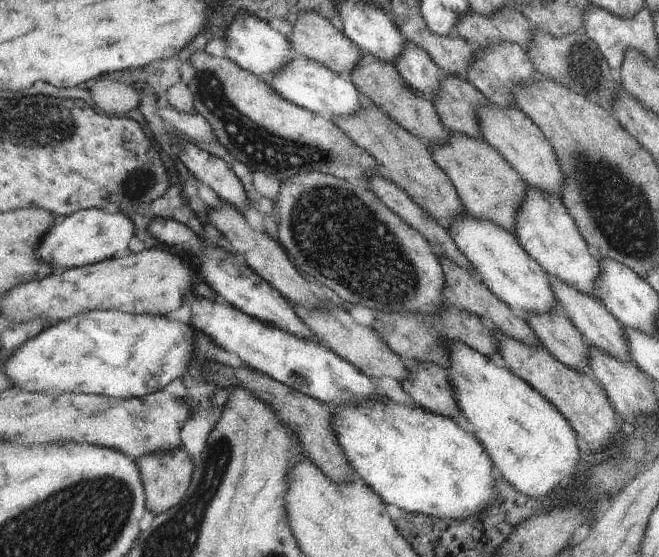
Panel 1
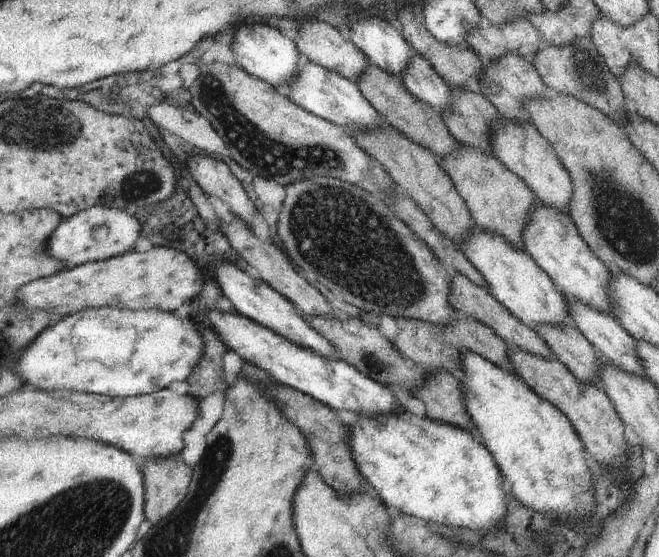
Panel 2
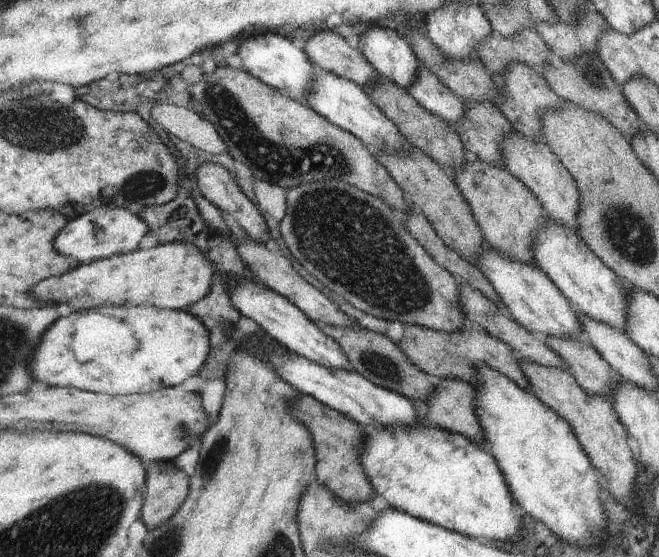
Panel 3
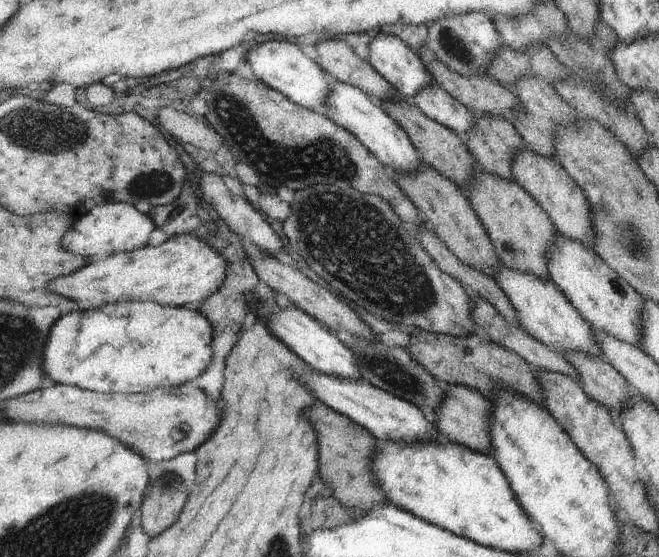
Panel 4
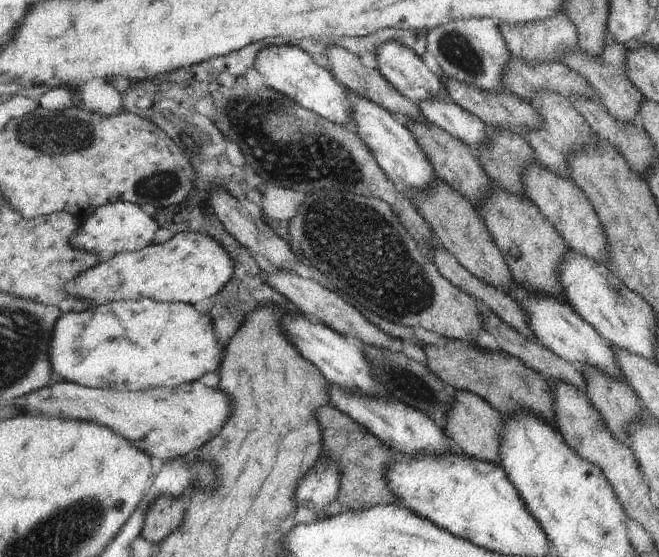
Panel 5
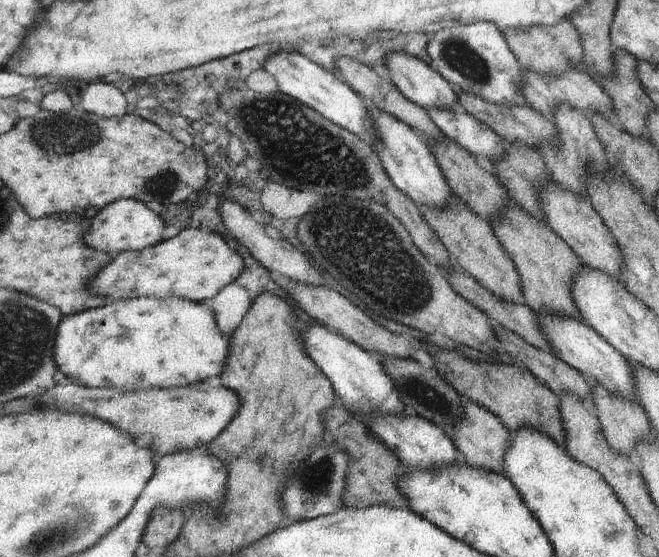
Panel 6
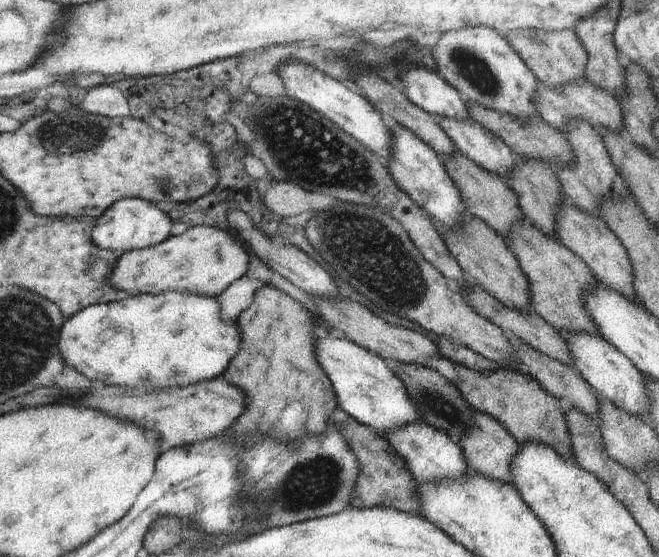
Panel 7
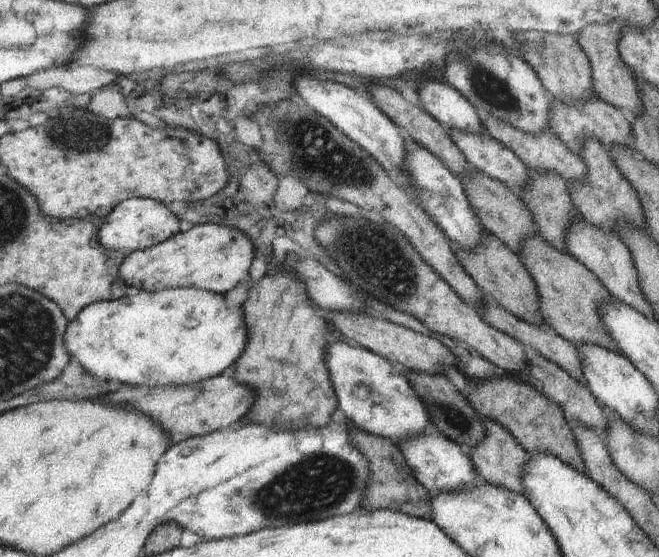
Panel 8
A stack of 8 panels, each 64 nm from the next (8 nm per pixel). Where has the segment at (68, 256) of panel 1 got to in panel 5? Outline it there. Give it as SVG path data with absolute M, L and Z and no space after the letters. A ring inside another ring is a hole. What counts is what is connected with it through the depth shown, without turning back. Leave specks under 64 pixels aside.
M114 202L100 206L96 214L89 216L88 222L81 224L82 228L72 240L72 246L96 254L98 257L114 255L123 251L140 251L153 244L156 232L161 228L146 211L130 202Z

